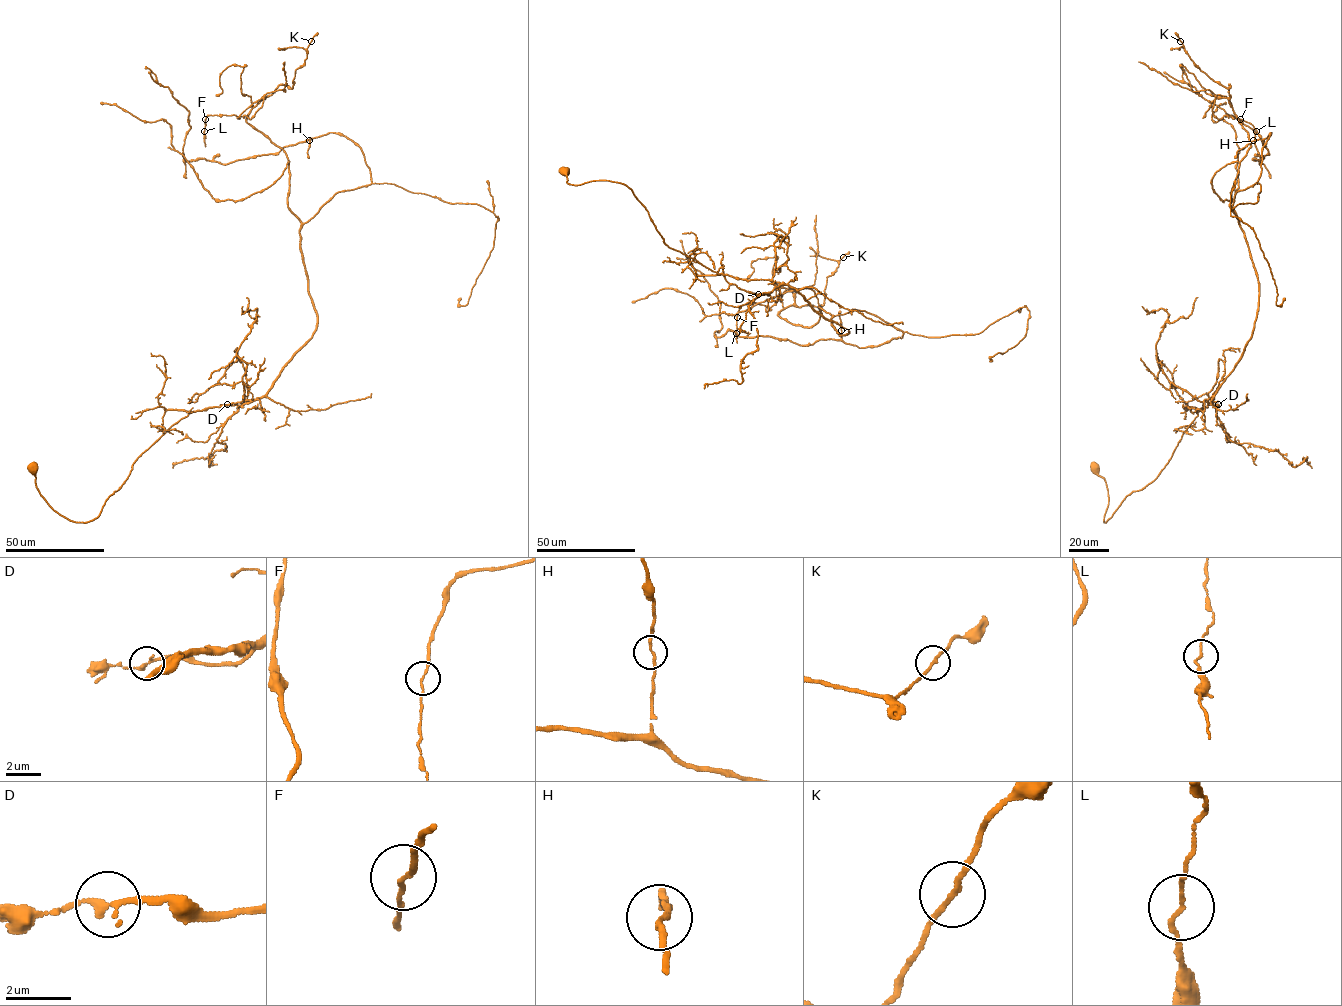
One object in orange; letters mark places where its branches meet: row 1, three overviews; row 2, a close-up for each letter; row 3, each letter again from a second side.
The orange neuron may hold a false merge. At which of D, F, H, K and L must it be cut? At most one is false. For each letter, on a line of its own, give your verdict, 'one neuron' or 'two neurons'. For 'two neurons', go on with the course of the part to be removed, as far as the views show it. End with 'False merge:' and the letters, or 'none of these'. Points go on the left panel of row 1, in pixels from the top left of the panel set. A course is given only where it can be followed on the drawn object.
D: one neuron
F: one neuron
H: one neuron
K: one neuron
L: one neuron
False merge: none of these

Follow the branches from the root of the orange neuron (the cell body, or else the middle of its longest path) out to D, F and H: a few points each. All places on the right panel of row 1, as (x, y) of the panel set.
D: (1094, 468), (1108, 490), (1106, 522), (1128, 495), (1156, 477), (1203, 402), (1218, 404)
F: (1094, 468), (1106, 522), (1252, 336), (1231, 206), (1251, 142), (1215, 97), (1241, 119)
H: (1094, 468), (1106, 522), (1156, 477), (1252, 336), (1258, 278), (1233, 204), (1257, 181), (1271, 133), (1253, 141)

